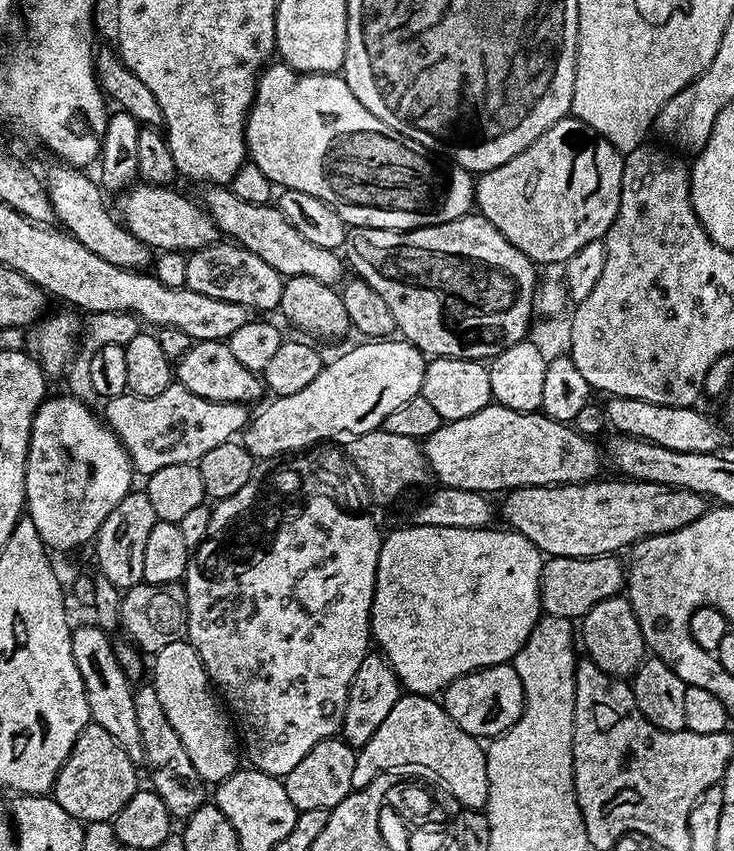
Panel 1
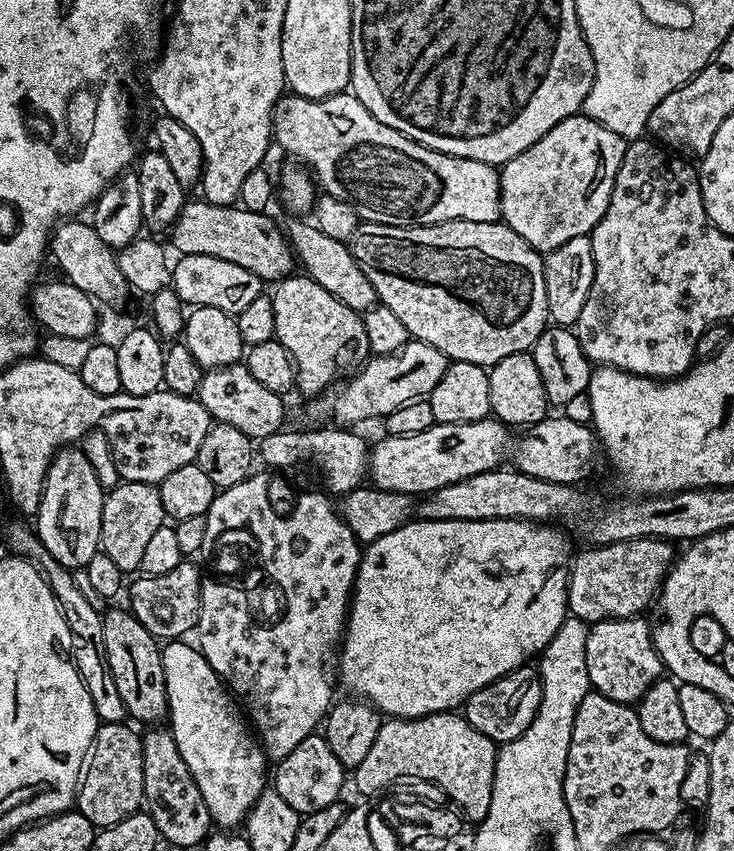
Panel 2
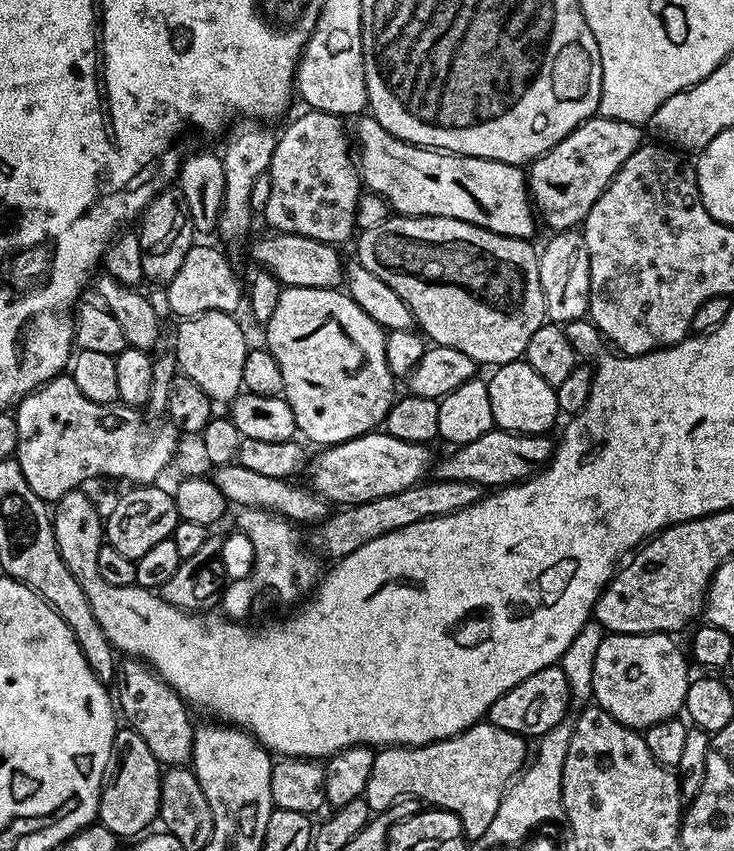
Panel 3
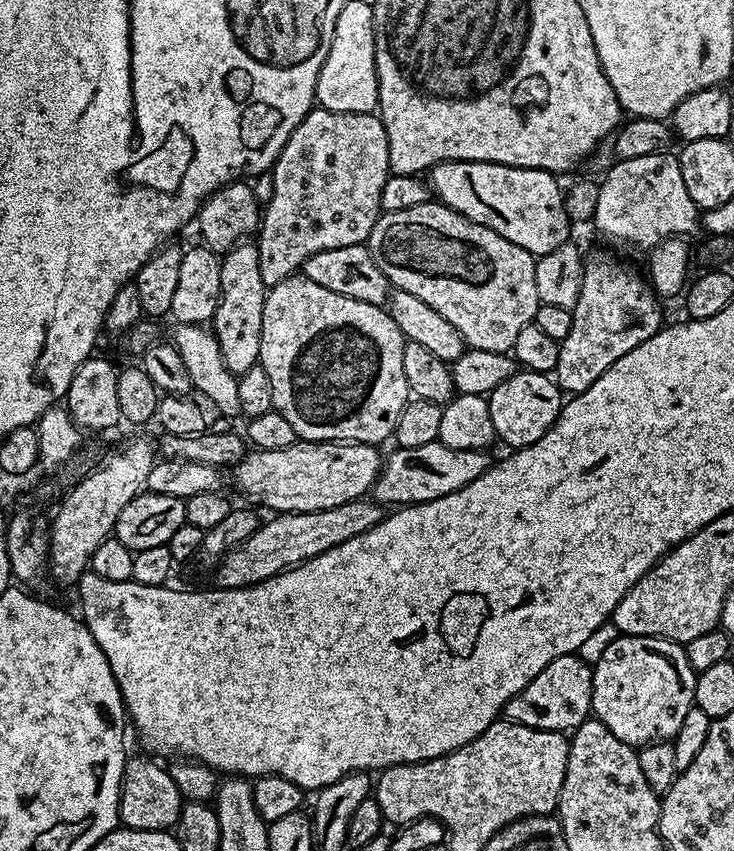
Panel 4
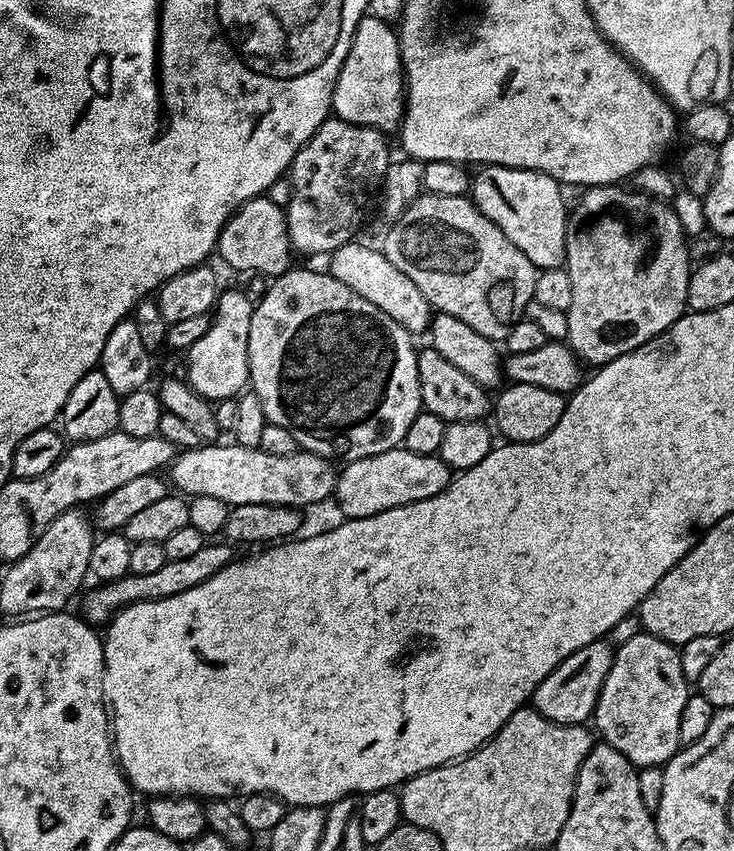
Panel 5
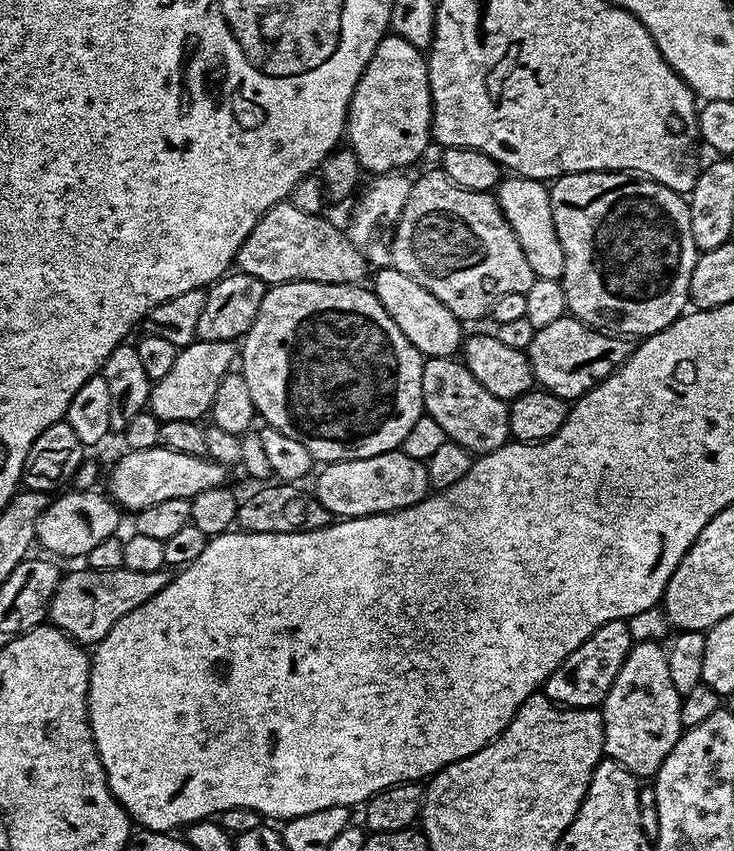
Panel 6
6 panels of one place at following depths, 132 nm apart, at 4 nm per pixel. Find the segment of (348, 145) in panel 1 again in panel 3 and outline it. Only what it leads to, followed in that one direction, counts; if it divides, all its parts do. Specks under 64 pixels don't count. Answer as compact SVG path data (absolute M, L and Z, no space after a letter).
M374 118L367 119L359 121L361 124L356 132L354 128L358 141L358 171L363 187L375 196L381 196L393 213L402 216L445 216L519 240L528 240L535 234L538 216L523 167L477 156L457 156L435 148L419 148L416 144L407 144L405 140L390 135Z

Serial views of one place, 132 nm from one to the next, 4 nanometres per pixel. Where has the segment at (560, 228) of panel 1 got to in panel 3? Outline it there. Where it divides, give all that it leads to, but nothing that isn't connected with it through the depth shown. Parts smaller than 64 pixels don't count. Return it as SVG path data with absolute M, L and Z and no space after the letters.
M597 114L586 123L579 124L569 136L558 142L558 146L554 146L546 154L532 161L527 169L526 179L535 211L542 214L543 223L545 220L552 230L572 230L583 225L594 202L598 202L598 198L622 166L622 162L626 162L626 158L630 158L630 154L634 154L634 150L640 148L642 143L640 132L642 132L641 125L631 124L625 120L611 120L608 116Z

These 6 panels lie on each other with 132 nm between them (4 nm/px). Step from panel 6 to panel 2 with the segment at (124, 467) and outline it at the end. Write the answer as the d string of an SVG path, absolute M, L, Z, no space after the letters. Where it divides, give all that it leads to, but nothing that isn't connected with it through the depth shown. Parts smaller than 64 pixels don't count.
M495 418L486 420L475 420L474 422L462 422L461 424L432 424L426 430L422 430L422 434L406 434L405 436L390 436L385 435L384 440L380 440L371 445L370 448L370 480L375 487L382 489L382 491L396 491L405 492L407 496L415 497L416 492L419 494L427 494L438 490L442 486L450 486L454 482L462 482L466 478L470 478L474 474L482 474L483 472L492 472L494 469L501 467L505 463L506 457L510 452L510 440L508 444L508 432L510 432L509 425L500 423Z

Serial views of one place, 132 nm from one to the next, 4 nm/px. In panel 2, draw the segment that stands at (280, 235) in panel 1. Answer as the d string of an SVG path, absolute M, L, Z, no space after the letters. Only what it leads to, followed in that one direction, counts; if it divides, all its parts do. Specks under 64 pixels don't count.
M292 218L289 220L292 221L289 222L288 228L286 224L286 235L303 275L318 282L318 286L322 286L322 290L334 294L334 298L338 298L346 306L350 306L350 310L363 314L369 308L376 307L378 301L374 286L370 286L370 278L366 278L366 274L362 274L347 243L322 234L322 230L316 227L315 223L308 221L307 224L304 221L307 219Z

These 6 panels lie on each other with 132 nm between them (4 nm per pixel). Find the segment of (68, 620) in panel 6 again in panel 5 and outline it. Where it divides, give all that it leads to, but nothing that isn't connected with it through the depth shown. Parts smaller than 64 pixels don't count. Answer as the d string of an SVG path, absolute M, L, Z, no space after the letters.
M220 542L205 543L202 550L189 554L188 557L182 558L178 562L169 560L157 572L138 574L137 576L129 574L111 582L101 583L99 586L96 586L100 588L94 589L84 600L83 619L93 626L104 626L127 604L170 598L174 594L182 594L186 590L190 590L194 586L206 582L206 578L218 574L218 570L222 570L226 565L231 564L234 559L234 553L232 553L234 548L231 543L216 543Z

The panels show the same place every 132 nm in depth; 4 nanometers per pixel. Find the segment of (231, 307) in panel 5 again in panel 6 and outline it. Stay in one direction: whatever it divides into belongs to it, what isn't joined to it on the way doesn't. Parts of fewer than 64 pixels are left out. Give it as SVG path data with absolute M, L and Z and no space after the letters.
M197 339L195 344L187 344L185 348L177 351L174 358L174 367L166 373L166 378L155 381L152 393L148 395L147 411L153 412L161 422L186 422L187 420L199 421L200 416L207 417L212 410L212 403L218 394L218 386L233 371L238 360L238 348L233 341Z

